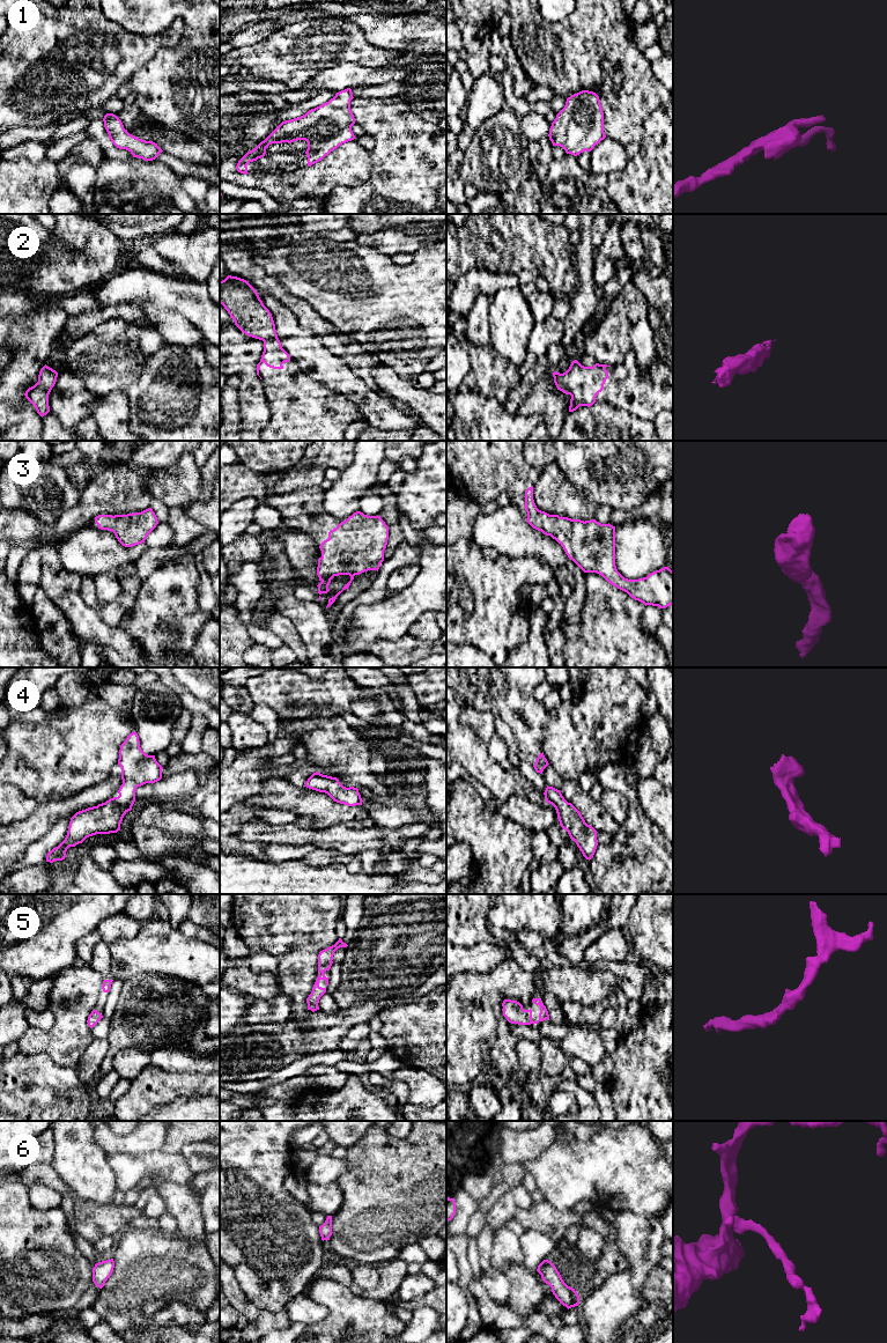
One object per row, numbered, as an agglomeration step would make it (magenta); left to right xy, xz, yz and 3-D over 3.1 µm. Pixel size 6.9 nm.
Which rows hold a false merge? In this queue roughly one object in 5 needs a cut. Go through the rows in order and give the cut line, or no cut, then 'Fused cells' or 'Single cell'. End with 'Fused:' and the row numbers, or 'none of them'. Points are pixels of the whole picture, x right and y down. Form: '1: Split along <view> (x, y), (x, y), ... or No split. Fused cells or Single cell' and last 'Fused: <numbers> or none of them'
1: No split. Single cell
2: No split. Single cell
3: No split. Single cell
4: No split. Single cell
5: No split. Single cell
6: No split. Single cell
Fused: none of them

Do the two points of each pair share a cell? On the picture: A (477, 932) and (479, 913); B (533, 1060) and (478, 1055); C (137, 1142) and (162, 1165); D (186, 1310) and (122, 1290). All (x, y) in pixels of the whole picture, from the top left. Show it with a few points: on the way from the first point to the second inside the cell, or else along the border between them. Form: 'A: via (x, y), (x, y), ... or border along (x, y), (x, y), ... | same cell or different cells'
A: via (477, 928), (477, 917) | same cell
B: border along (522, 1038), (516, 1046), (520, 1074) | different cells
C: border along (160, 1148), (142, 1153), (120, 1152) | different cells
D: border along (196, 1306), (171, 1301), (149, 1321) | different cells

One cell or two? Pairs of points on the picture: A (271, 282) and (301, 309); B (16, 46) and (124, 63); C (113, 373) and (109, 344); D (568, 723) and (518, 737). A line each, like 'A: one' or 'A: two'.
A: one
B: one
C: one
D: two

